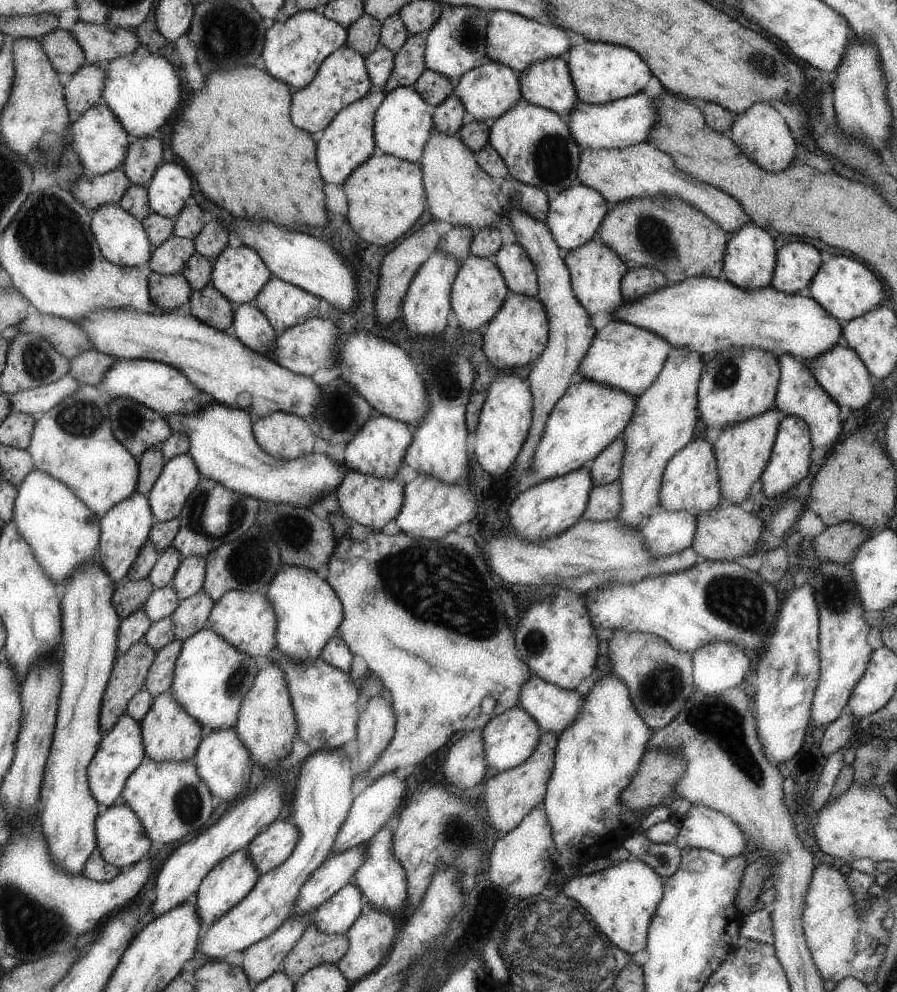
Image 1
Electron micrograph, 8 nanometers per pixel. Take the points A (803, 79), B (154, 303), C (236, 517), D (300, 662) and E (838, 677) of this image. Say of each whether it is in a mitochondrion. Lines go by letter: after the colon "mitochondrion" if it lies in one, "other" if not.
A: other
B: other
C: other
D: other
E: other

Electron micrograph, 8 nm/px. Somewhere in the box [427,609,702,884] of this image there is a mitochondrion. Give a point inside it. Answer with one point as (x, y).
(661, 687)

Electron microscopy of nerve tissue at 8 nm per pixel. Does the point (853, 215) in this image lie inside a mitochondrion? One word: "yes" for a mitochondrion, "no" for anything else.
no

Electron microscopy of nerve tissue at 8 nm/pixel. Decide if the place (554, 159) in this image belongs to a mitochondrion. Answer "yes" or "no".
yes

